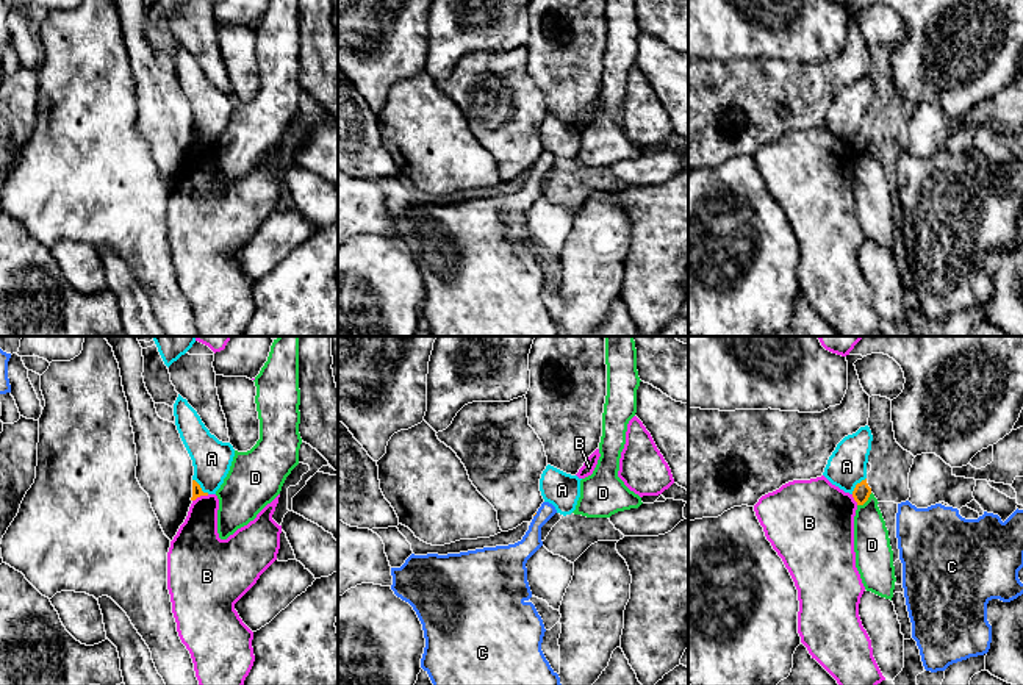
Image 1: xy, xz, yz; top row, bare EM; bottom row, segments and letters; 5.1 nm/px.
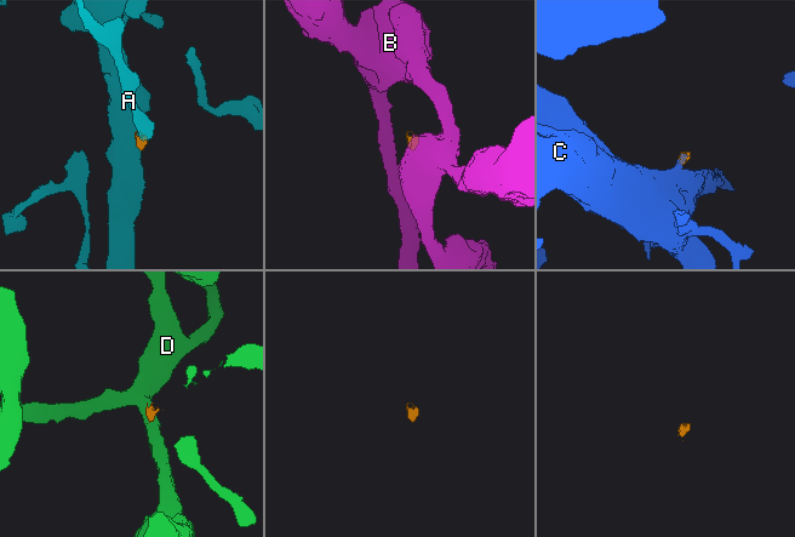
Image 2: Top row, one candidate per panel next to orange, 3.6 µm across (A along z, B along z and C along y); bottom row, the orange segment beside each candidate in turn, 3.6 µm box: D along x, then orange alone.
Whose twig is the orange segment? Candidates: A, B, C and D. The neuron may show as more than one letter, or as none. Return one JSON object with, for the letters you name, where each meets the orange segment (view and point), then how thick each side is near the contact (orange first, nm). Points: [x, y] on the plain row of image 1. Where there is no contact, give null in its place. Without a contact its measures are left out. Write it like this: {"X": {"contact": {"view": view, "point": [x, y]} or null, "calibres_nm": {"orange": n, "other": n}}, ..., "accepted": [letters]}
{"C": {"contact": null}, "accepted": ["C"]}

